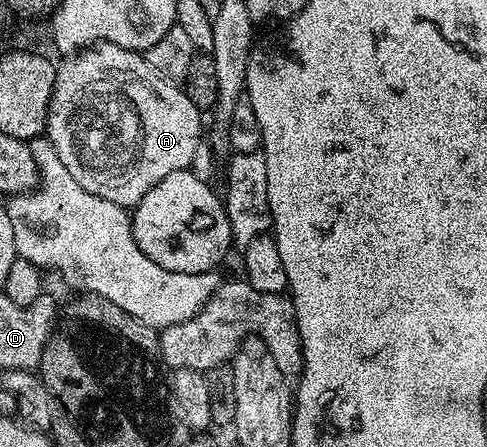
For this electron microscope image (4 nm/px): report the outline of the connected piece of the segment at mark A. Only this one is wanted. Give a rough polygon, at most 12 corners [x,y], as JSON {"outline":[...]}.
{"outline":[[102,42],[55,69],[45,138],[131,210],[186,172],[201,111]]}

